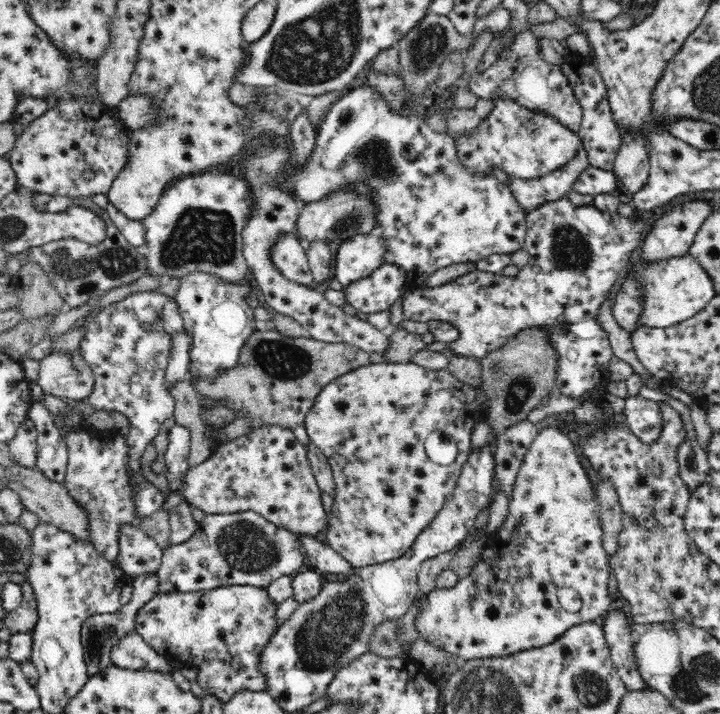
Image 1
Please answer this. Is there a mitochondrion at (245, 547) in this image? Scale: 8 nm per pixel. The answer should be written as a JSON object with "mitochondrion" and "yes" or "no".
{"mitochondrion":"yes"}

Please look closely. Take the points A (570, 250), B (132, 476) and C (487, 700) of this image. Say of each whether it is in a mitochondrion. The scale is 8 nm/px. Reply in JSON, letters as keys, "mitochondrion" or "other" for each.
{"A":"mitochondrion","B":"other","C":"mitochondrion"}

